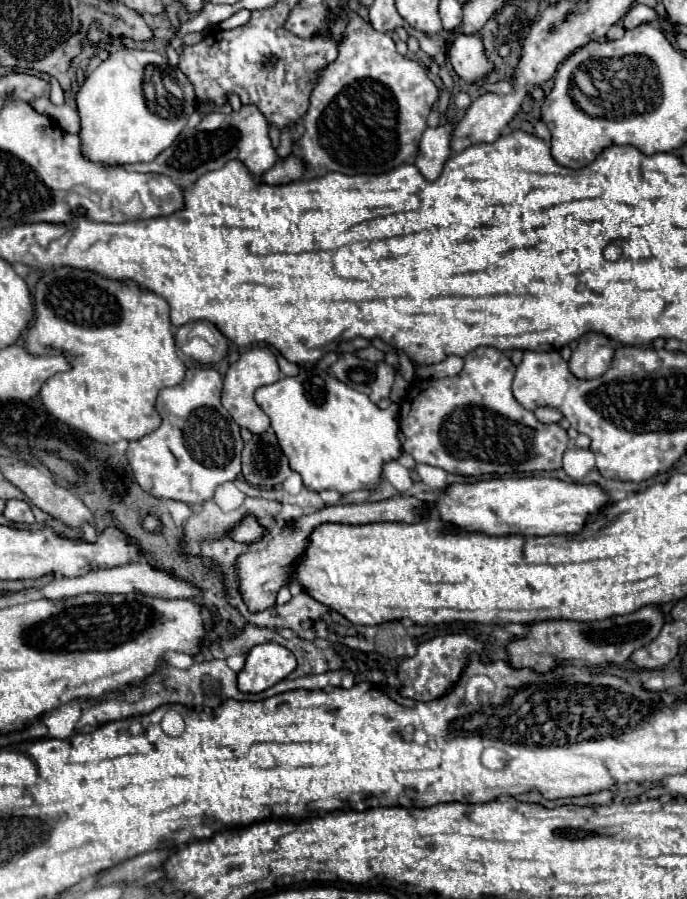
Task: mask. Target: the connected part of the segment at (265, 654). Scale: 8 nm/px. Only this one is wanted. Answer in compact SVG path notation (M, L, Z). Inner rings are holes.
M265 642L253 646L247 654L245 666L239 672L239 690L259 694L273 684L287 678L297 666L295 656L281 644Z

